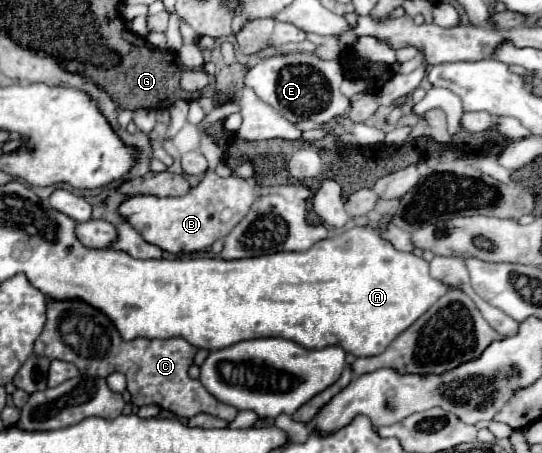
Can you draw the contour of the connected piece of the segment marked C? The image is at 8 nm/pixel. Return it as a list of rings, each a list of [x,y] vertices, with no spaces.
[[[51,299],[47,303],[47,323],[45,329],[41,331],[39,339],[35,341],[35,353],[47,359],[61,359],[61,361],[71,361],[83,375],[97,375],[97,377],[109,377],[111,373],[119,371],[127,377],[127,391],[131,393],[131,401],[137,407],[157,403],[163,409],[169,409],[177,417],[191,419],[197,413],[209,413],[215,417],[221,417],[225,421],[233,421],[237,415],[237,409],[231,405],[225,405],[217,401],[197,379],[191,379],[187,375],[187,369],[193,365],[193,357],[197,353],[197,347],[187,343],[181,337],[175,339],[133,339],[133,341],[123,341],[117,327],[113,321],[101,313],[99,309],[91,307],[83,299],[65,299],[65,301],[55,301]]]

